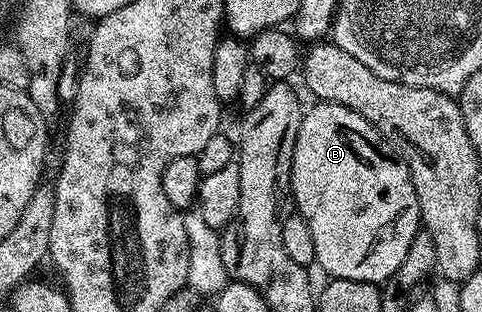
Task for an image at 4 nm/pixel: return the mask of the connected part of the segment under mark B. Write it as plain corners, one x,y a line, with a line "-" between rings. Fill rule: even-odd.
315,103
315,106
308,108
303,114
303,122
297,131
297,143
293,147
293,167
291,168
291,195
293,198
294,208
297,210
298,216
305,219
305,223
309,223
309,231
313,231
313,247
315,248
315,259
318,268
323,268
328,278
334,279
353,279
354,281
373,281
382,283
388,281
393,275
393,271
397,271
397,267
401,267
401,263
405,260
405,254
409,252
409,243
413,243
413,239
421,232
421,222
419,219
419,196
413,187
413,179
406,161
400,154
396,153
395,148
377,131
377,127
373,127
361,116
357,111
353,111
349,107
341,107
340,105
328,105
326,103

